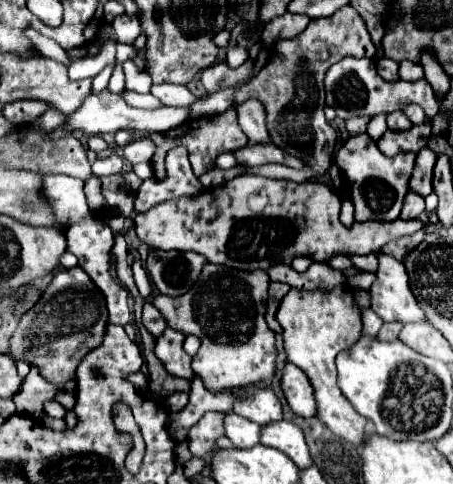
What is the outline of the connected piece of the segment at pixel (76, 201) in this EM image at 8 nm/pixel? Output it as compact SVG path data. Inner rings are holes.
M69 175L43 177L43 193L49 197L57 219L67 227L77 223L89 211L83 185L81 179Z

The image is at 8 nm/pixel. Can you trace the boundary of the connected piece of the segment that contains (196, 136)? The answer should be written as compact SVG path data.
M231 105L227 111L217 113L217 115L209 115L209 117L199 117L193 121L187 121L167 133L153 133L149 135L151 141L155 141L157 145L157 153L153 157L153 171L155 177L163 179L165 177L165 155L173 149L173 147L187 147L189 151L189 161L191 161L191 169L197 177L201 177L203 173L207 173L209 169L215 167L215 159L225 153L225 151L235 151L235 149L243 149L243 145L247 145L247 135L239 129L237 117L235 117L235 107Z

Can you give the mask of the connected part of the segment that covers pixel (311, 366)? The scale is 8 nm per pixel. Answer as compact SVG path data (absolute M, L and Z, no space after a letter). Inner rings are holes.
M339 285L333 291L299 291L291 289L277 311L277 321L283 327L285 351L293 365L303 369L315 389L317 399L317 417L341 439L353 443L357 449L363 447L363 441L373 435L371 425L361 417L353 405L343 397L335 379L335 357L339 351L351 347L361 335L361 313L355 303L355 297L347 285Z

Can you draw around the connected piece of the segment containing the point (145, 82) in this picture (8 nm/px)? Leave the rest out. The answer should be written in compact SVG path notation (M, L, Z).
M128 59L123 63L123 71L125 73L125 88L137 93L146 94L150 92L152 80L145 72L138 71L133 61Z

